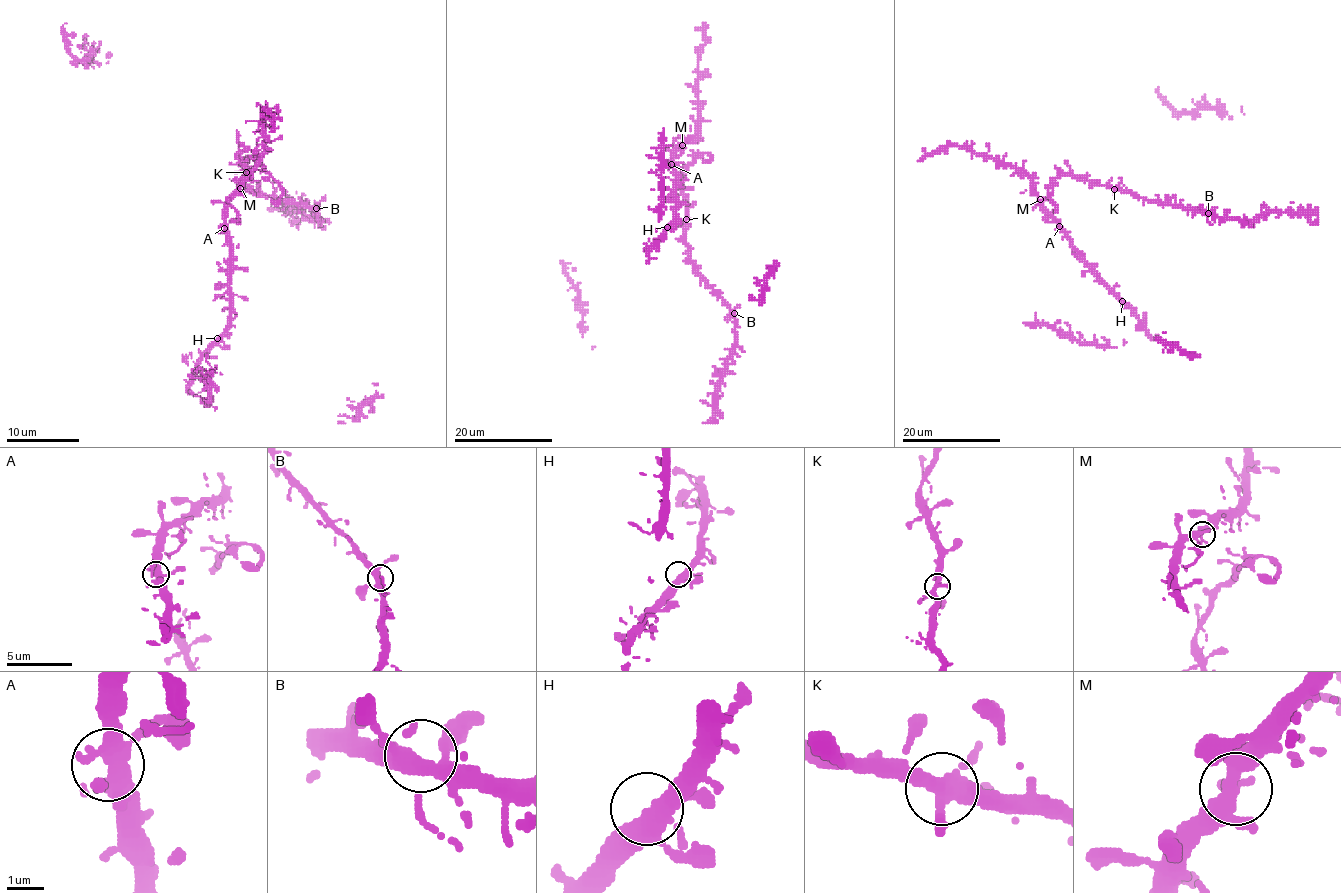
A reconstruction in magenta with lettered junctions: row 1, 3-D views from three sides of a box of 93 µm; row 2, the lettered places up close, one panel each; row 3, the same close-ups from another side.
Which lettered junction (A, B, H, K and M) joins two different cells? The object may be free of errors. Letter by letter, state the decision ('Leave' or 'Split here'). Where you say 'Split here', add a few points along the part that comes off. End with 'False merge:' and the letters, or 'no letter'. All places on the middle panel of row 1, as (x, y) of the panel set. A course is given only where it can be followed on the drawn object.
A: Leave
B: Leave
H: Leave
K: Leave
M: Leave
False merge: no letter

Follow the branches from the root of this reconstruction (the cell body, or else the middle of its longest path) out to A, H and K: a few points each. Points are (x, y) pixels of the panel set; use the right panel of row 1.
A: (1047, 187), (1037, 192), (1038, 204), (1059, 226)
H: (1047, 187), (1037, 192), (1038, 204), (1061, 226), (1079, 257), (1122, 301)
K: (1047, 187), (1061, 174), (1068, 174), (1115, 188)

